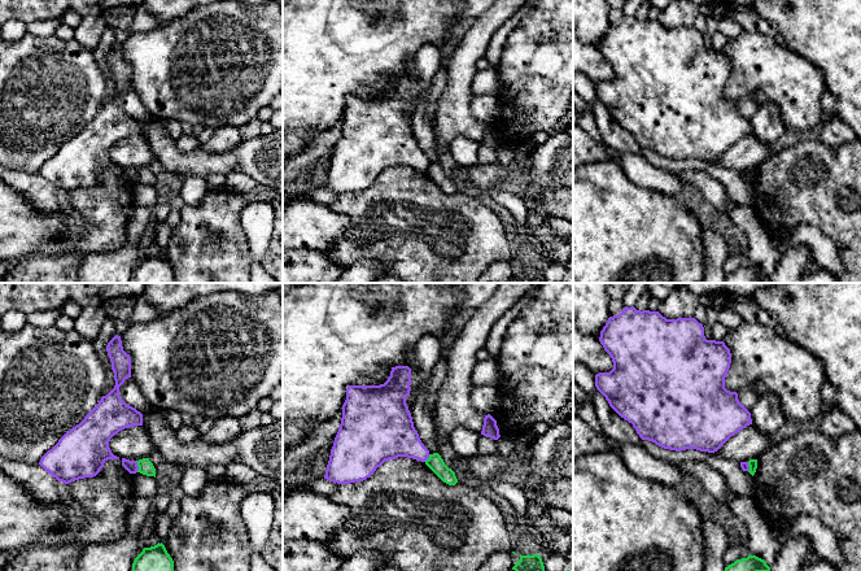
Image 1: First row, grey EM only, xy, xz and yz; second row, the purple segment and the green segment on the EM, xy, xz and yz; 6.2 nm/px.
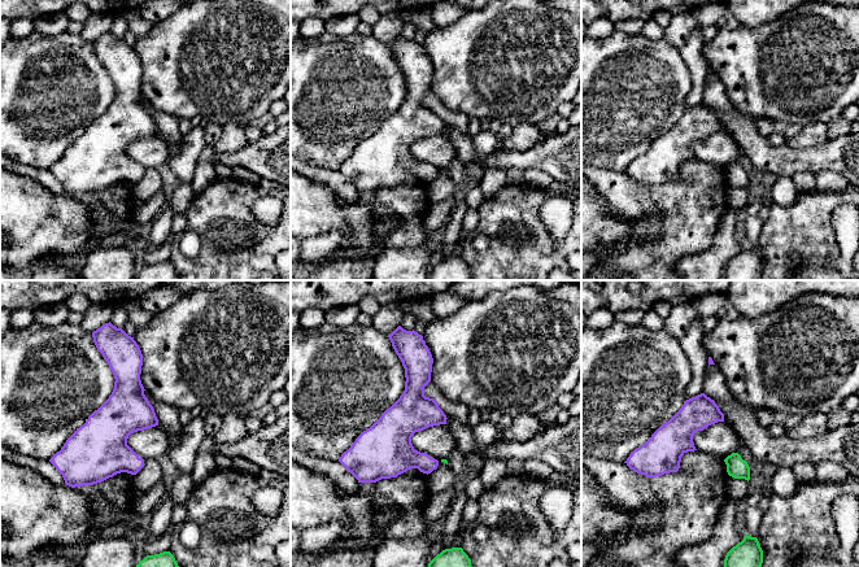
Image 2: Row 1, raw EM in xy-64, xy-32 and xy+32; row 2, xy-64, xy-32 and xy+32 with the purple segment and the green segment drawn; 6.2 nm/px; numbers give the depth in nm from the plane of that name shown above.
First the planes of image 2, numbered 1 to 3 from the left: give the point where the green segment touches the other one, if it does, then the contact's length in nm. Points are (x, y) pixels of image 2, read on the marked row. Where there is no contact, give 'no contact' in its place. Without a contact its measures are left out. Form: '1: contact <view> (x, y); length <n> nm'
1: no contact
2: no contact
3: no contact

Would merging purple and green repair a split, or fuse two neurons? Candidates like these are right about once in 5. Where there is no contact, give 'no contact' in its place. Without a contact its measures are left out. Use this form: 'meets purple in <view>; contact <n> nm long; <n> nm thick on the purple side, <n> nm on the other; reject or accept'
meets purple in xy; contact 70 nm long; 80 nm thick on the purple side, 90 nm on the other; reject

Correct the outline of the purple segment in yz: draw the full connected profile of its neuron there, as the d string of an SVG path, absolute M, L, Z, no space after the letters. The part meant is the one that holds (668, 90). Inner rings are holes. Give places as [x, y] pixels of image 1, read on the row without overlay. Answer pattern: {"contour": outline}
{"contour": "M624 17L619 25L609 26L599 47L611 65L613 78L595 84L595 96L609 115L633 134L642 149L676 161L696 158L717 161L731 145L752 134L751 122L738 109L737 101L725 97L731 62L724 51L707 49L704 36L695 27L666 29L659 21Z"}

